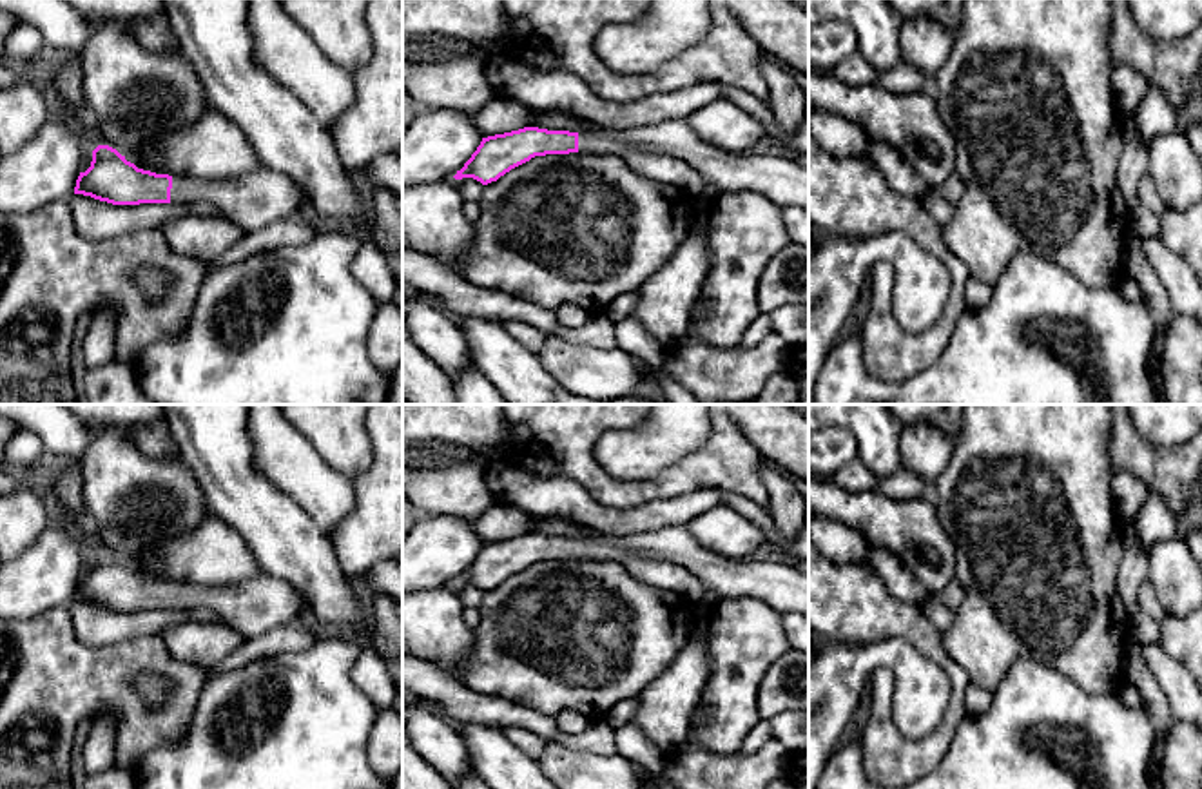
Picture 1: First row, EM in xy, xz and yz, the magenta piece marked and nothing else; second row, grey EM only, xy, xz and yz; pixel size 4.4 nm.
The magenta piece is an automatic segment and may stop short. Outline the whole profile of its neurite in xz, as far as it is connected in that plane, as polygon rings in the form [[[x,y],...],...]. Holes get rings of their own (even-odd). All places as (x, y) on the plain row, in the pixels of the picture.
[[[680,524],[622,537],[598,533],[569,539],[524,533],[488,542],[453,584],[473,584],[488,591],[535,562],[569,559],[620,562],[624,557],[665,559],[687,568],[705,586],[705,597],[698,606],[707,609],[723,599],[758,599],[781,615],[787,611],[809,615],[809,573],[781,562],[743,562],[716,555],[703,550]]]

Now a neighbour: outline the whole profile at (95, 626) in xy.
[[[74,599],[69,611],[76,638],[91,648],[136,637],[158,637],[165,628],[194,617],[194,611],[187,609],[112,611]]]

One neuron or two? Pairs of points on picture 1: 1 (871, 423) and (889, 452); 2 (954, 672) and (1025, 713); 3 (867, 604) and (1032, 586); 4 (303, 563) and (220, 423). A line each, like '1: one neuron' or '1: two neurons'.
1: one neuron
2: two neurons
3: two neurons
4: one neuron

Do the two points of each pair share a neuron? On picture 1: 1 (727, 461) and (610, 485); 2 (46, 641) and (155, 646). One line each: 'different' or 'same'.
1: same
2: same

